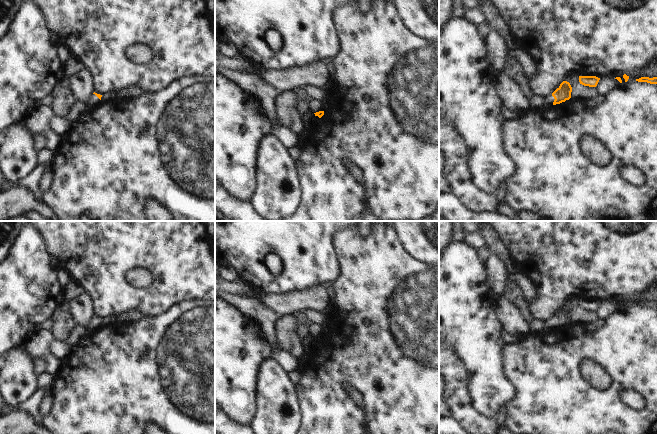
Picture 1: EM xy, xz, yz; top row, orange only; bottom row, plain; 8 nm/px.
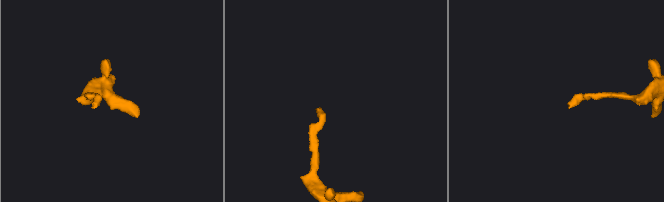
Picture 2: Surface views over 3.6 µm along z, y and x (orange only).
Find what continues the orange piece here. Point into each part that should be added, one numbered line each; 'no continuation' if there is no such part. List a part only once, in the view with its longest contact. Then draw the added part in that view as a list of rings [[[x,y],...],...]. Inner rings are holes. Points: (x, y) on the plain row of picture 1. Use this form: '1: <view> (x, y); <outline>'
1: yz (549, 324); [[[552,318],[548,319],[545,323],[545,326],[544,326],[544,333],[548,333],[550,331],[553,330],[553,326],[554,326],[554,321],[552,320]]]

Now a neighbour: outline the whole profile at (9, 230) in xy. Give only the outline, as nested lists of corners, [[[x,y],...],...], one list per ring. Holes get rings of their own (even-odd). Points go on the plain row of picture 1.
[[[0,221],[0,263],[5,259],[21,228],[29,221]]]

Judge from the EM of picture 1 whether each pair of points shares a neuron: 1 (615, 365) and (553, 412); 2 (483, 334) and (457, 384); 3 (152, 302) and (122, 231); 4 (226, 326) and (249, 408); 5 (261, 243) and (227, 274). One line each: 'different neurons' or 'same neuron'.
1: same neuron
2: different neurons
3: same neuron
4: same neuron
5: different neurons

